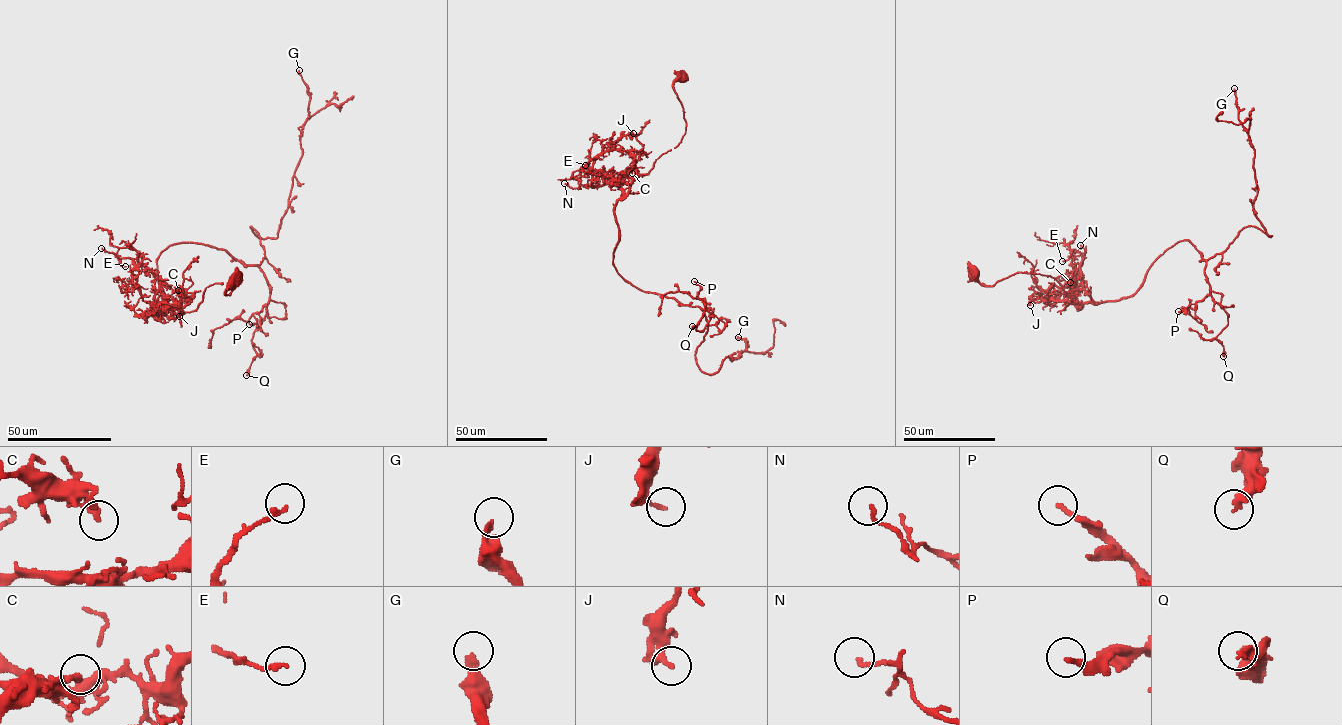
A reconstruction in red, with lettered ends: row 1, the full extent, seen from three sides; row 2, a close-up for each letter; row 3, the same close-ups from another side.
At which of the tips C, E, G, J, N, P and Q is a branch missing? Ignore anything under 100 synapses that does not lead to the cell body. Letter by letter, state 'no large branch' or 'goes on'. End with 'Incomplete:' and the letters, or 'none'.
C: no large branch
E: no large branch
G: no large branch
J: no large branch
N: no large branch
P: no large branch
Q: no large branch
Incomplete: none

